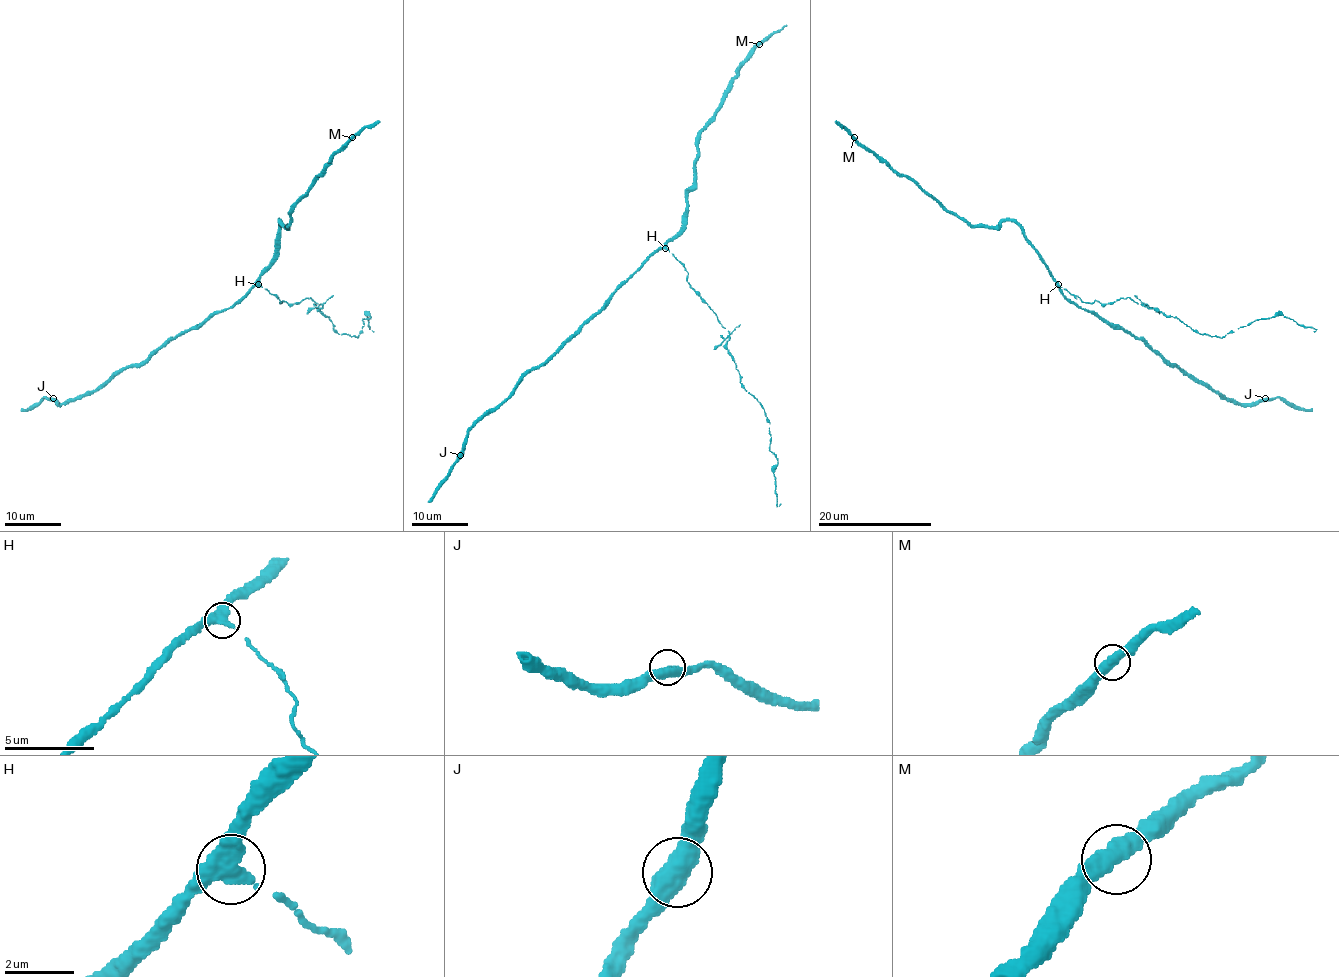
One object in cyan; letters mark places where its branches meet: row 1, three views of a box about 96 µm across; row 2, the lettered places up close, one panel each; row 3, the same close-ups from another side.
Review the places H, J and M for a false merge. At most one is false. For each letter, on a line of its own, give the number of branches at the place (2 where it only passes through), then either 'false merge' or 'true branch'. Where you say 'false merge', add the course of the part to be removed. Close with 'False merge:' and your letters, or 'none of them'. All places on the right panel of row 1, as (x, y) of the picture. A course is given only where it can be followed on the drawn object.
H: 2 branches meet; false merge; foreign part runs (1058, 285), (1085, 303), (1113, 303), (1129, 297), (1201, 334), (1217, 337), (1278, 314), (1316, 329), (1313, 331)
J: 2 branches meet; true branch
M: 2 branches meet; true branch
False merge: H

